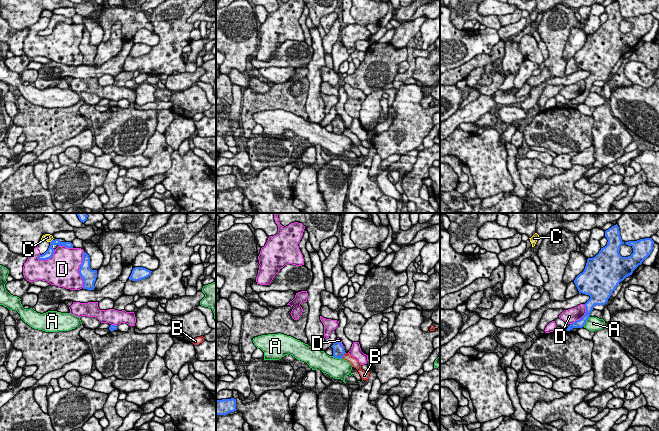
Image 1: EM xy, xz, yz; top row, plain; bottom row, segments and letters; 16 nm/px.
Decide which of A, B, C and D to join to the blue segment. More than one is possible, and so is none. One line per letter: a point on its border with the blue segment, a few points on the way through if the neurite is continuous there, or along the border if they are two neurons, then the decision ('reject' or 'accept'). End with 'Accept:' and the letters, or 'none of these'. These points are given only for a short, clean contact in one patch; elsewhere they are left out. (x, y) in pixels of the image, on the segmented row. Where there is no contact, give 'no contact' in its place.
A: meets blue in xz at (337, 357); border along xz (332, 356), (342, 358); reject
B: meets blue in xz at (343, 355); border along xz (345, 352), (342, 357); reject
C: meets blue in xy at (51, 241); border along xy (52, 239), (50, 242); reject
D: meets blue in xy at (79, 270); reject
Accept: none of these

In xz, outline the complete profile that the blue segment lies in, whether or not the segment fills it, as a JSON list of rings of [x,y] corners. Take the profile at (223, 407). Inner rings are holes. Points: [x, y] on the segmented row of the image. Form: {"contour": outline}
{"contour": [[[236,399],[216,400],[216,415],[227,415],[236,410]]]}

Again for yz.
{"contour": [[[618,225],[605,231],[607,245],[593,257],[588,258],[585,269],[574,280],[579,293],[589,295],[590,299],[584,304],[585,315],[570,324],[567,331],[573,328],[584,327],[595,305],[605,305],[618,284],[651,254],[654,241],[652,238],[625,242],[633,248],[633,253],[622,257],[619,253],[620,246],[624,244],[621,239]]]}

